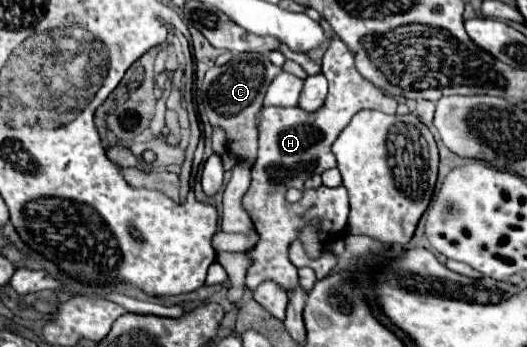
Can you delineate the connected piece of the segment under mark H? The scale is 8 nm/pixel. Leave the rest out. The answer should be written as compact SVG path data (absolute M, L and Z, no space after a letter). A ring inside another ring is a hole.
M335 37L323 57L323 75L329 81L329 93L323 109L307 113L299 107L265 107L261 111L259 153L255 165L251 167L251 185L243 195L243 207L247 209L255 231L259 233L259 245L251 253L255 263L247 271L247 289L251 293L263 281L275 281L285 291L299 287L299 275L297 267L289 259L289 247L299 239L299 233L311 221L319 219L317 237L321 243L333 241L347 233L349 197L345 187L328 188L322 185L317 189L306 190L303 189L303 183L313 173L323 173L331 167L337 167L331 145L357 111L379 109L389 115L397 111L397 99L385 95L379 87L365 81L365 77L355 69L355 55L339 37ZM289 187L303 189L303 197L297 203L289 203L285 199L285 191Z

